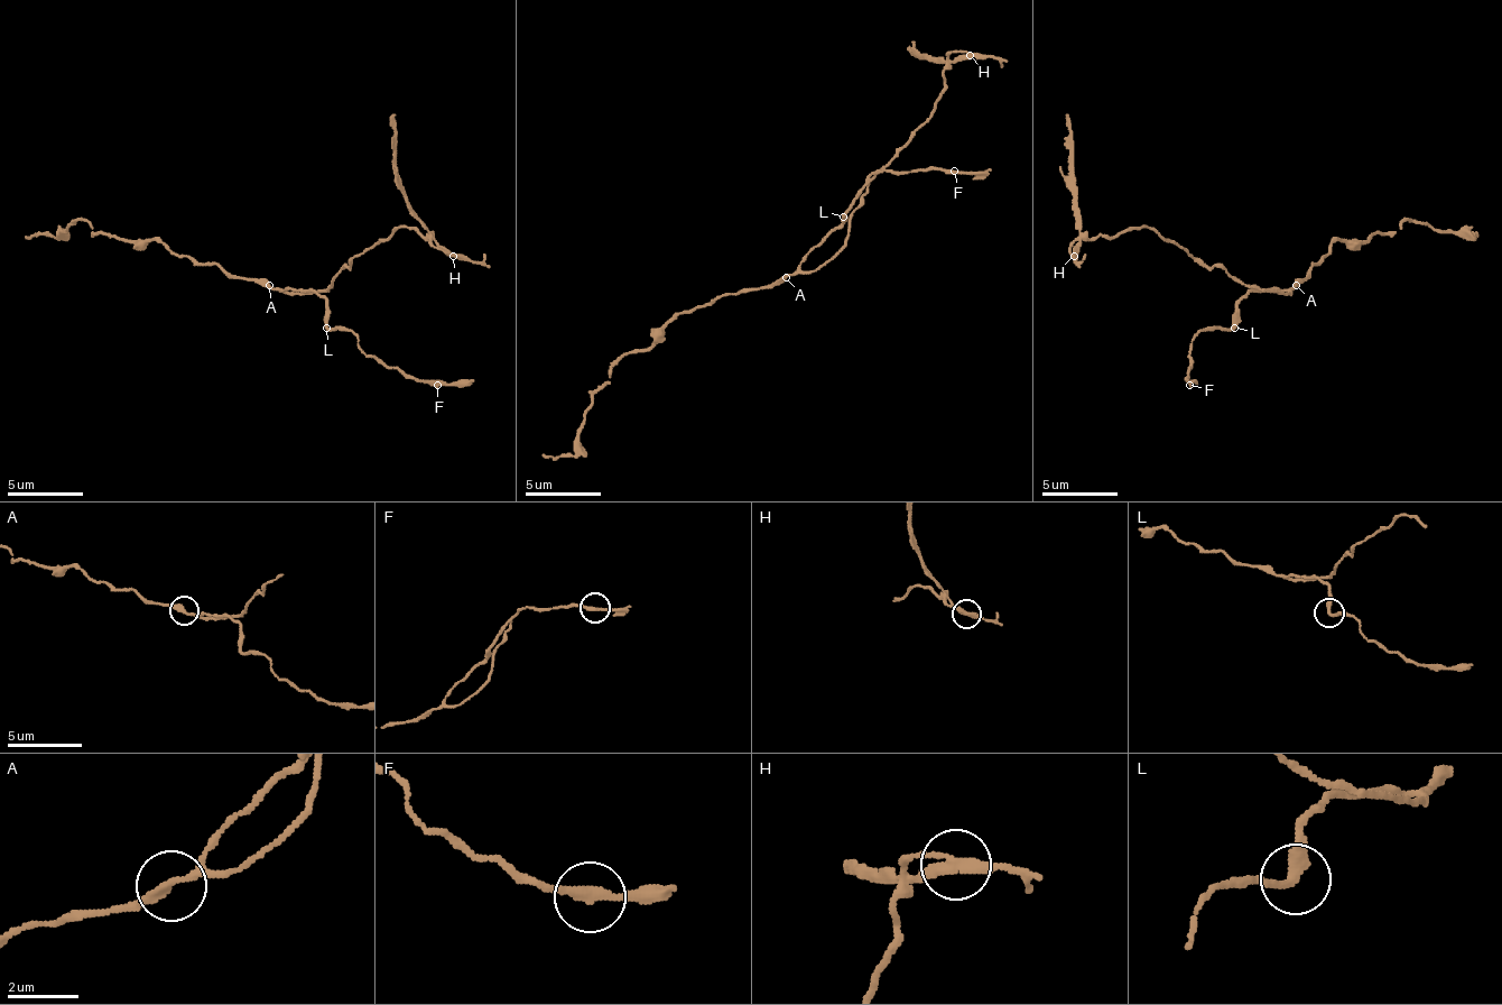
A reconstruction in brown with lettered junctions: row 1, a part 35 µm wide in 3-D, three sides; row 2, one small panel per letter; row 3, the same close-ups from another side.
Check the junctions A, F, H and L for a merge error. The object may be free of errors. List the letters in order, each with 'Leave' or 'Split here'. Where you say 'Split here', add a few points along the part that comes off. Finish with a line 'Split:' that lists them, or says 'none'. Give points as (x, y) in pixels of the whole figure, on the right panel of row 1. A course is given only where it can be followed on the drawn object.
A: Leave
F: Leave
H: Split here. Course of the part to remove: (1074, 255), (1078, 197), (1071, 163), (1067, 113)
L: Leave
Split: H

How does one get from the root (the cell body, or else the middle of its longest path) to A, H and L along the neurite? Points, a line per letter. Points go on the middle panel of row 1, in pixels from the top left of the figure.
A: (821, 266), (797, 270), (786, 277)
H: (821, 266), (843, 243), (867, 182), (932, 113), (943, 91), (943, 72), (970, 56)
L: (821, 266), (805, 270), (802, 263), (843, 224), (843, 217)

